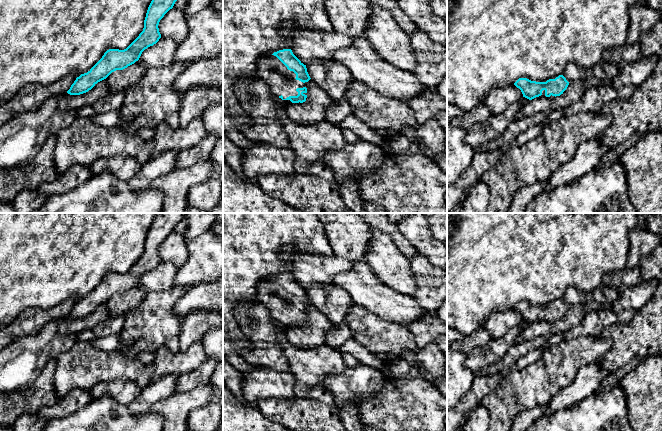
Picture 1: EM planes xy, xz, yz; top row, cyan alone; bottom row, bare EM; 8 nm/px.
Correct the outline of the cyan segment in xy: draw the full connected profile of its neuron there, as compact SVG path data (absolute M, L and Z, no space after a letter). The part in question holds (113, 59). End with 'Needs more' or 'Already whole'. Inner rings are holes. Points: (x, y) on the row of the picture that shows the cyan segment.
M152 0L146 13L143 31L139 36L124 50L107 50L87 73L76 78L67 93L70 95L86 93L112 72L123 70L138 61L142 52L161 38L159 22L173 8L176 1Z. Already whole

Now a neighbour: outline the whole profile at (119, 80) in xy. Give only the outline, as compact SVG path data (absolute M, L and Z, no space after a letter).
M136 61L123 70L112 72L105 80L111 94L127 90L132 85L141 81L146 69L142 63Z

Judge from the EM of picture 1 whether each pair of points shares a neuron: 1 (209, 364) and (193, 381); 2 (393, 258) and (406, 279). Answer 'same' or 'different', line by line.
1: same
2: same

